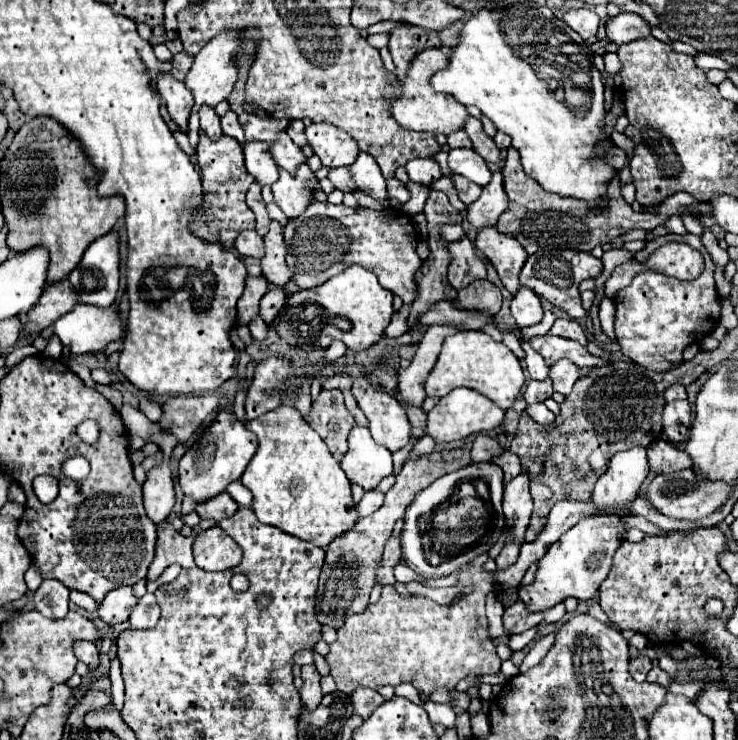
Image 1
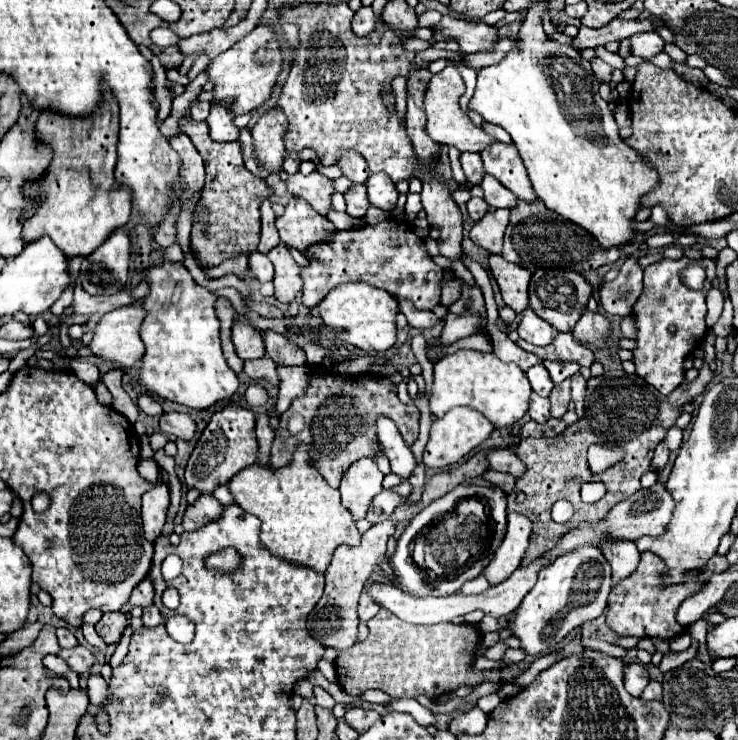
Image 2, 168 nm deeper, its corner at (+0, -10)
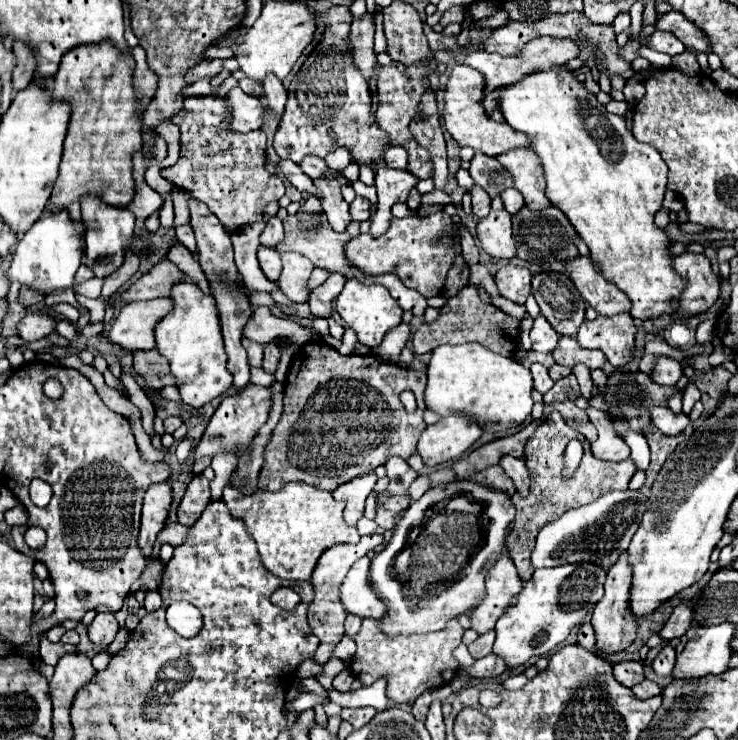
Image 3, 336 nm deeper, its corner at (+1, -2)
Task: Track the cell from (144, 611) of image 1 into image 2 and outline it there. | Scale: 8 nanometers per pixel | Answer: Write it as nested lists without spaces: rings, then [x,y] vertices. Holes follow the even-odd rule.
[[[152,604],[152,606],[146,606],[146,608],[144,608],[142,620],[144,620],[144,626],[146,626],[146,628],[156,628],[156,626],[162,622],[162,614],[160,614],[160,610]]]

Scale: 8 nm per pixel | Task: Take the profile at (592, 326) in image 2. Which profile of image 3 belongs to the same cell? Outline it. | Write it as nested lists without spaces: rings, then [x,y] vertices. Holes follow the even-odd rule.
[[[627,312],[615,316],[597,316],[595,320],[585,320],[579,326],[577,342],[581,348],[603,350],[611,366],[621,368],[631,358],[635,332],[637,328]]]

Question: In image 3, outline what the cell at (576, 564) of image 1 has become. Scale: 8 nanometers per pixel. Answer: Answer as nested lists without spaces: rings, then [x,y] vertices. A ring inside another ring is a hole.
[[[581,562],[581,564],[561,564],[553,568],[539,568],[533,572],[531,580],[525,584],[525,588],[515,596],[517,602],[507,606],[505,612],[499,616],[495,624],[495,646],[493,652],[505,660],[507,666],[519,666],[529,662],[531,658],[543,656],[551,652],[555,646],[559,646],[571,632],[573,626],[581,624],[583,618],[593,610],[593,606],[603,598],[603,584],[605,584],[607,570],[591,564],[591,562]]]

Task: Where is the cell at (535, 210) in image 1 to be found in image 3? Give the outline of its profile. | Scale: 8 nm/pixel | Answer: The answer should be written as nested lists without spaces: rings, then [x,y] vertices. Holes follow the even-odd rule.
[[[523,206],[513,216],[513,240],[517,246],[517,258],[527,260],[537,266],[549,266],[553,262],[569,262],[579,256],[575,240],[579,238],[577,230],[569,222],[569,218],[555,206],[543,210],[529,210]]]

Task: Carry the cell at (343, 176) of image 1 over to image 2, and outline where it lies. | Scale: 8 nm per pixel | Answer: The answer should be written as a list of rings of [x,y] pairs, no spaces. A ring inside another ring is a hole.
[[[356,184],[350,192],[346,192],[346,202],[348,202],[348,214],[354,218],[364,218],[368,210],[368,198],[366,198],[366,188],[362,184]]]

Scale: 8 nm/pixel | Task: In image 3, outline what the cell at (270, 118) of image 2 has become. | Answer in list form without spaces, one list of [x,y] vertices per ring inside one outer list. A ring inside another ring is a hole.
[[[267,76],[267,80],[263,80],[263,90],[265,90],[265,102],[267,102],[269,114],[273,118],[281,118],[285,112],[287,90],[279,82],[279,78],[275,78],[275,76]]]

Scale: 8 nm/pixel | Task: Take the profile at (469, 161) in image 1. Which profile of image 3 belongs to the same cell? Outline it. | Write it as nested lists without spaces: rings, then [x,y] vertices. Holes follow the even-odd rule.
[[[505,188],[505,190],[501,192],[501,200],[503,200],[505,210],[507,210],[509,214],[515,214],[515,212],[523,206],[523,196],[521,196],[521,192],[517,192],[515,188]]]

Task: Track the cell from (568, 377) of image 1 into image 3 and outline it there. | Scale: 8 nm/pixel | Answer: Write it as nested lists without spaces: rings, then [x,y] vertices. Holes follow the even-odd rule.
[[[587,406],[585,412],[593,420],[593,424],[597,426],[597,432],[599,432],[597,442],[591,444],[591,452],[597,458],[601,458],[601,460],[621,460],[621,458],[630,456],[628,445],[618,434],[615,434],[615,430],[611,428],[611,420],[605,412],[601,412],[593,406]]]

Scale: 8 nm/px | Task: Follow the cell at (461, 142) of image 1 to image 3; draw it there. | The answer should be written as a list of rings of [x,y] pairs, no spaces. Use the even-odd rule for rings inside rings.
[[[475,152],[469,174],[475,180],[475,184],[481,186],[491,198],[499,196],[501,188],[511,186],[511,174],[507,170],[503,170],[503,166],[495,158],[485,156],[481,152]]]

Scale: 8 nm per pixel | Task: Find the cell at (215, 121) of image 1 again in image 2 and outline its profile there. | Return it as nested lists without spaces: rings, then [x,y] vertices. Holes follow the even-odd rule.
[[[212,104],[208,126],[210,126],[210,138],[214,142],[234,142],[236,136],[240,136],[240,128],[234,124],[232,112],[224,108],[224,104]]]

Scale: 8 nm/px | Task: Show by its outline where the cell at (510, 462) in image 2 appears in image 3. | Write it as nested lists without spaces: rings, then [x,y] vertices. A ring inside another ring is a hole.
[[[503,456],[499,460],[499,466],[507,472],[507,476],[515,482],[515,488],[519,494],[527,494],[529,492],[529,470],[525,466],[523,458],[515,458],[515,456]]]

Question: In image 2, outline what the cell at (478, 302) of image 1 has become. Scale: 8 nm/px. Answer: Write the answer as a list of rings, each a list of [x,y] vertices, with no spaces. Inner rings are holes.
[[[448,314],[442,334],[440,334],[440,342],[436,346],[448,346],[460,338],[472,336],[480,330],[480,318],[478,316],[456,316],[456,314]]]

